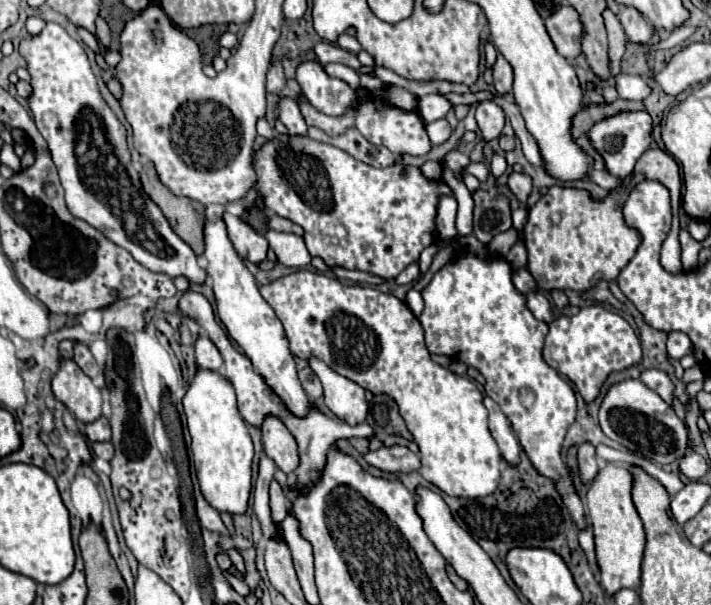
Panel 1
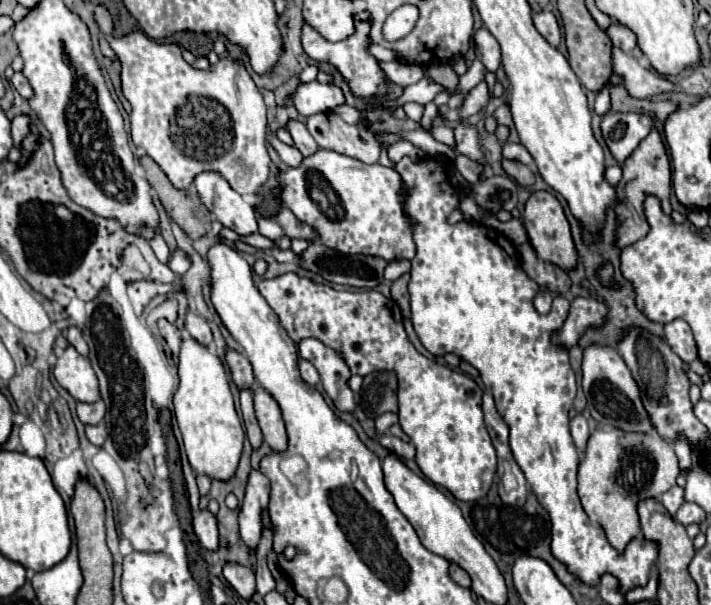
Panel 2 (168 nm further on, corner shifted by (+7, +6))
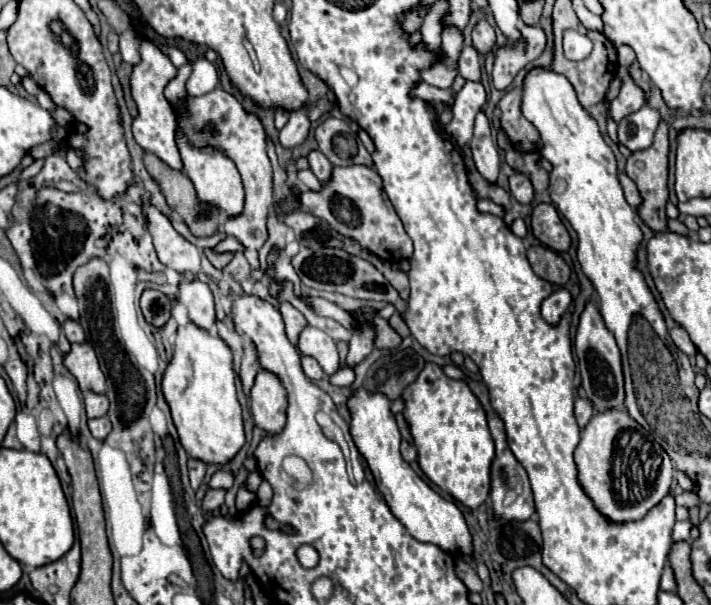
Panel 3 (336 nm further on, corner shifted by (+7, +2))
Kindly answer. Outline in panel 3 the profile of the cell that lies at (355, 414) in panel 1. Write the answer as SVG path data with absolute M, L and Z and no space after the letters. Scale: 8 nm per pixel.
M306 326L300 332L298 350L300 350L300 354L318 360L318 364L322 366L326 376L336 374L336 370L340 368L340 358L338 358L338 350L336 350L334 340L326 332L322 332L314 326Z

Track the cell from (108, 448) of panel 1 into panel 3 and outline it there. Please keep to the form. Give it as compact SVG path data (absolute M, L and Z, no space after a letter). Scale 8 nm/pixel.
M102 416L100 420L88 420L88 428L90 428L90 432L92 432L92 436L96 440L104 442L104 438L108 436L108 432L112 430L112 424L110 424L110 420L106 416Z

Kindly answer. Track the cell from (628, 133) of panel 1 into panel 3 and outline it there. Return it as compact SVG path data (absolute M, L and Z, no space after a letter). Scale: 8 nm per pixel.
M650 106L640 108L634 114L628 114L618 122L618 144L628 150L644 150L652 144L652 136L656 126L660 124L660 116Z

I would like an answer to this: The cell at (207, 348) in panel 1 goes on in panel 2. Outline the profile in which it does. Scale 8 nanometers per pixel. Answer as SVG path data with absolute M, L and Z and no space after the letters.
M188 310L184 326L186 326L188 334L190 334L192 338L196 338L200 344L208 346L208 344L212 342L212 332L210 332L210 326L208 326L208 322L206 322L202 316L194 314L192 310Z

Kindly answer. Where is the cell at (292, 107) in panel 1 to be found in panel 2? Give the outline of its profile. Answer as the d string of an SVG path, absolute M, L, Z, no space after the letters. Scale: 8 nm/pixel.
M292 120L292 122L288 124L288 132L292 134L294 146L302 152L302 156L312 156L312 154L320 148L320 146L314 142L314 138L310 136L310 132L308 132L308 128L306 128L304 124Z

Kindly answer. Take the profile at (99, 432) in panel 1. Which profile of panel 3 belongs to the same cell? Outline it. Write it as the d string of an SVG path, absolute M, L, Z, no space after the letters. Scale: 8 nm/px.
M84 392L84 404L88 418L102 418L108 412L108 398L104 394Z

